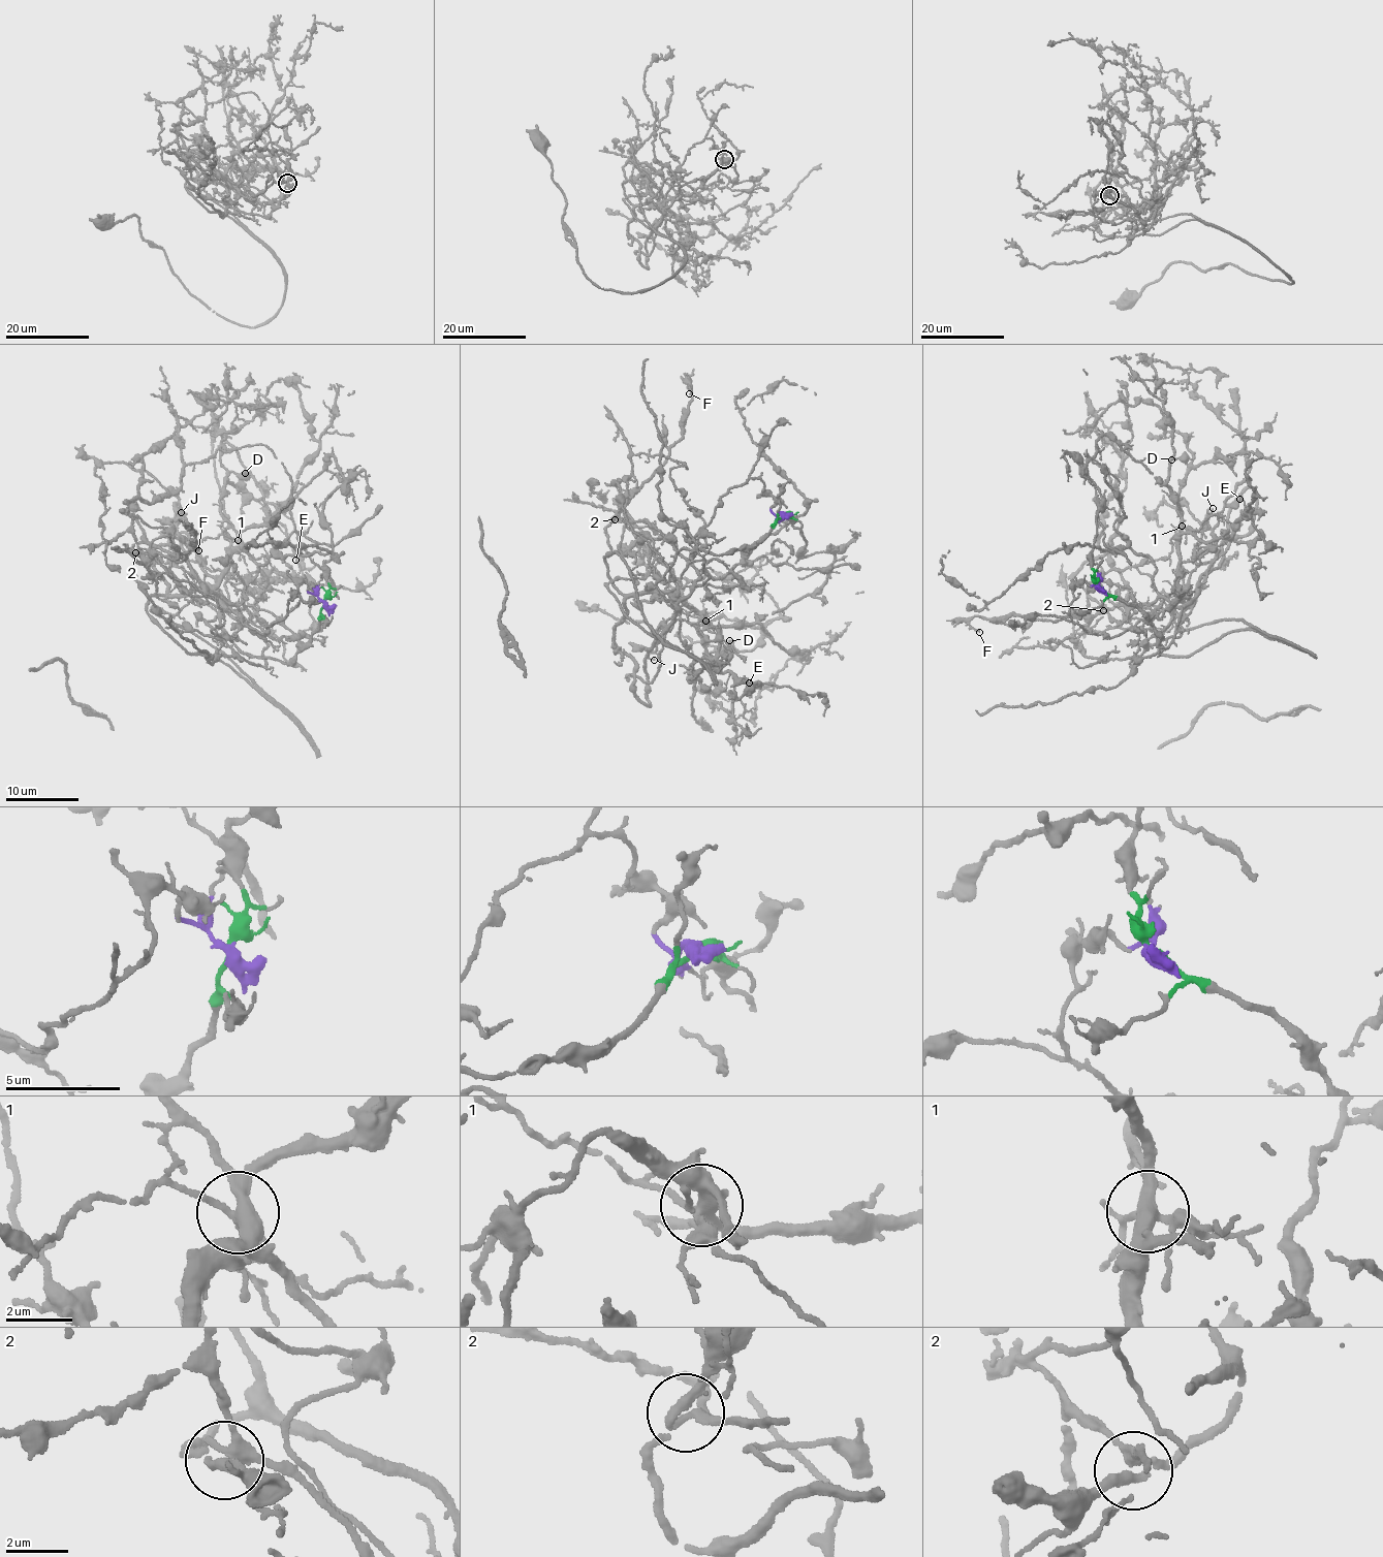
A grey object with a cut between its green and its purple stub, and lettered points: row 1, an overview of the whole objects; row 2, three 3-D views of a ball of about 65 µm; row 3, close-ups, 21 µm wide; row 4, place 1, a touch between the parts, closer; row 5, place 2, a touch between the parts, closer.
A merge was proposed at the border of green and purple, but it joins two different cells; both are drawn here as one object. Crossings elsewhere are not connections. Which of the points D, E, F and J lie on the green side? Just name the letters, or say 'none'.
none

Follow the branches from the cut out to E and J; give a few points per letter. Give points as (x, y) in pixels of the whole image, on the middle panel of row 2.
E: (783, 514), (771, 509), (775, 498), (755, 478), (727, 491), (671, 592), (719, 633), (716, 663), (750, 682)
J: (783, 514), (771, 509), (762, 481), (727, 491), (671, 592), (682, 604), (656, 636), (655, 660)

